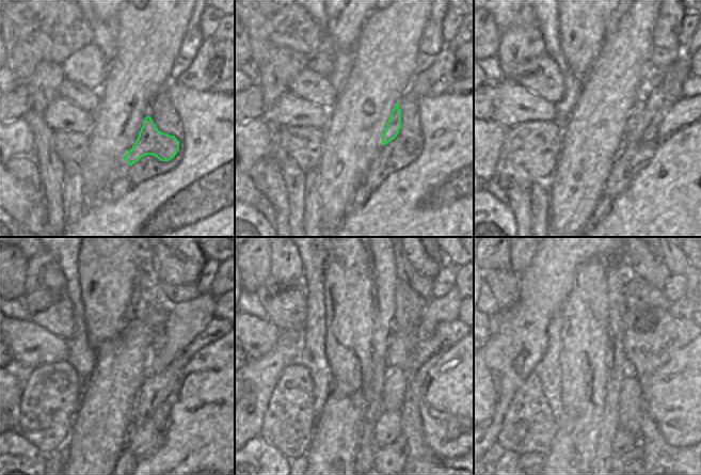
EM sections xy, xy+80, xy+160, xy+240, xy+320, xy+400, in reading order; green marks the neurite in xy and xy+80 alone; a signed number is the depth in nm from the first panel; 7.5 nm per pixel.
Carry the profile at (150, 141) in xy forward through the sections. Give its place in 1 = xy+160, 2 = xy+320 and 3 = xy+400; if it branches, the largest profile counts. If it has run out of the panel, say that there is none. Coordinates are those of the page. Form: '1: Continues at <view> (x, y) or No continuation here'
1: Continues at xy+160 (638, 107)
2: Continues at xy+320 (409, 305)
3: Continues at xy+400 (639, 294).

